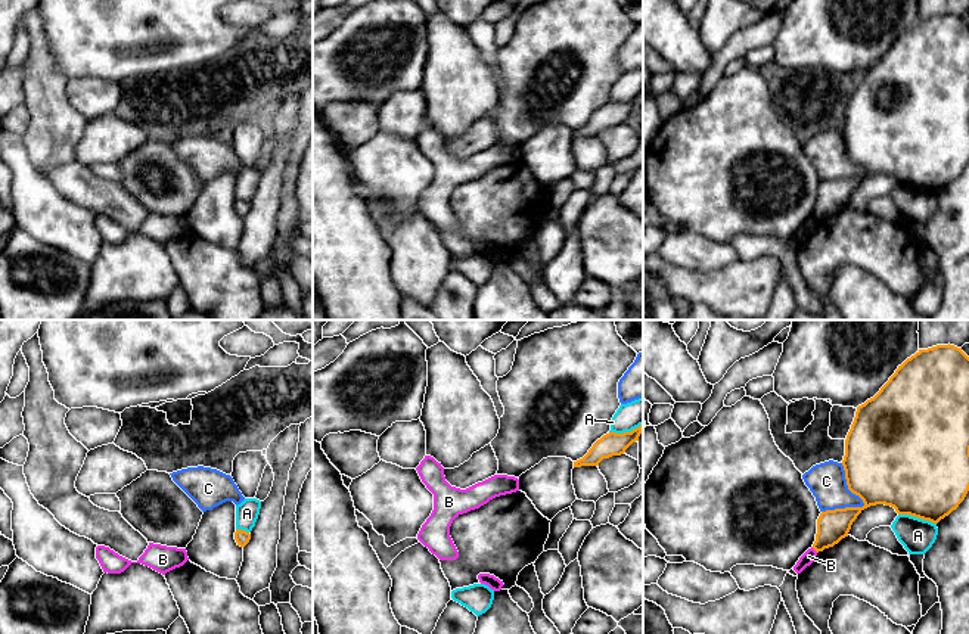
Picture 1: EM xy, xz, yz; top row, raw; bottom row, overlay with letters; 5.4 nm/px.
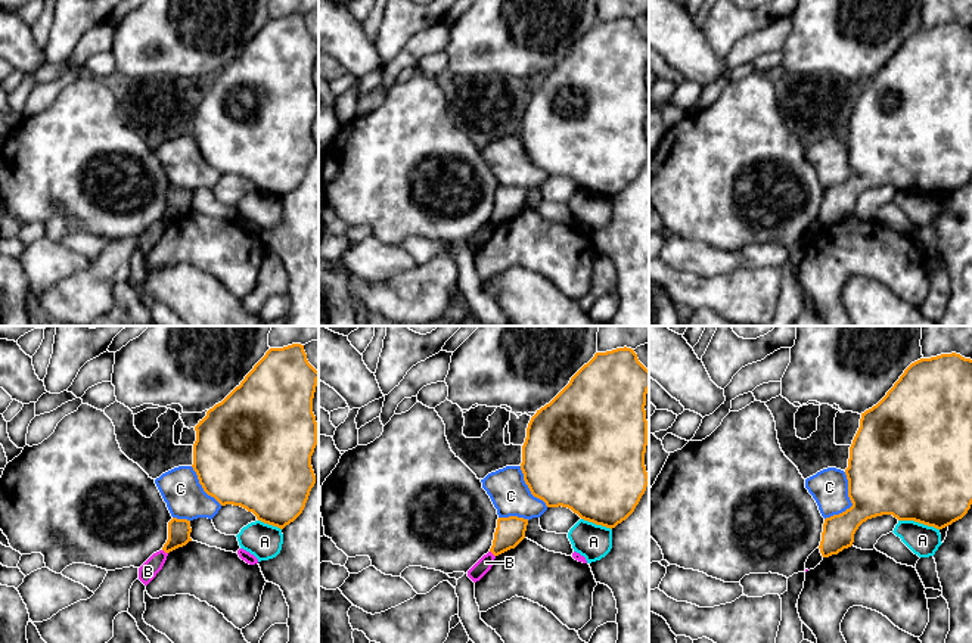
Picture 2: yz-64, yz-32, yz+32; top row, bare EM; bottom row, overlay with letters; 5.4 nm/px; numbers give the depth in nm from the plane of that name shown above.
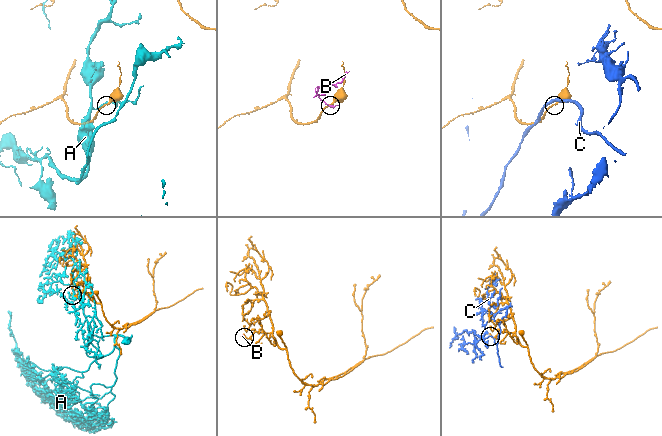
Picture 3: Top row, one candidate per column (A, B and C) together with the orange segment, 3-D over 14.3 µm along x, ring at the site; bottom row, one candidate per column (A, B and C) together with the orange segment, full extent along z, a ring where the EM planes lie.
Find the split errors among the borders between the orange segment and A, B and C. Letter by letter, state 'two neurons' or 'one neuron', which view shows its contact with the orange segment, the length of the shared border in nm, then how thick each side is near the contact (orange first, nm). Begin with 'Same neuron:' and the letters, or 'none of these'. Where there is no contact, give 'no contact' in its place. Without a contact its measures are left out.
Same neuron: none of these
A: two neurons; contact in yz; length 220 nm; calibres 500 and 190 nm
B: two neurons; contact in yz; length 50 nm; calibres 180 and 70 nm
C: two neurons; contact in yz; length 300 nm; calibres 440 and 200 nm

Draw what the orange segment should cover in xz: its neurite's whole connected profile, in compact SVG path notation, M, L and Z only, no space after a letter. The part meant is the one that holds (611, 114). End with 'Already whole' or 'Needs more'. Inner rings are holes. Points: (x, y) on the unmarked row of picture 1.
M643 94L633 99L631 102L615 103L609 102L597 109L588 122L574 131L574 137L581 136L599 136L603 128L609 128L612 125L621 125L625 119L636 111L639 111L640 103L643 102Z. Already whole

